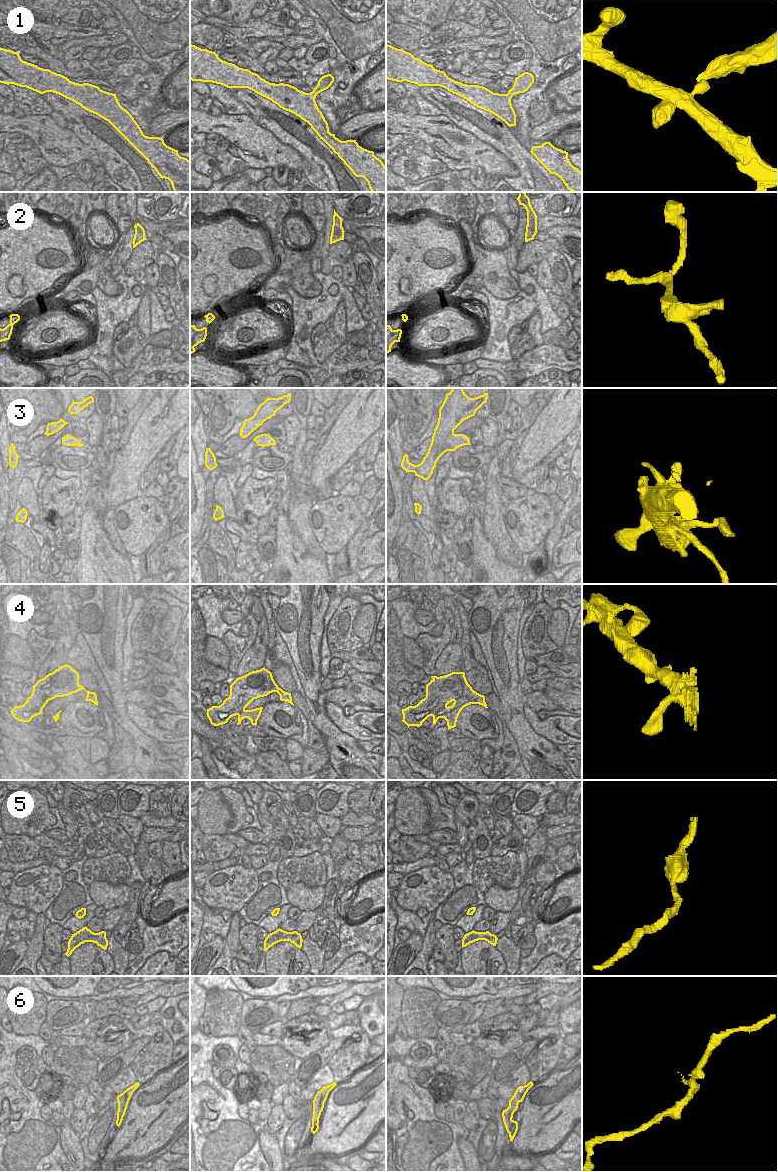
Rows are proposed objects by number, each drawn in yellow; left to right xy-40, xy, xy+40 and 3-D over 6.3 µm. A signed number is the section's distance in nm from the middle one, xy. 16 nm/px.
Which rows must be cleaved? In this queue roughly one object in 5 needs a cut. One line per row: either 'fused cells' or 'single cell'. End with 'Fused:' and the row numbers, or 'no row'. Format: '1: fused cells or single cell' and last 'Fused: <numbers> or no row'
1: single cell
2: fused cells
3: single cell
4: single cell
5: single cell
6: single cell
Fused: 2

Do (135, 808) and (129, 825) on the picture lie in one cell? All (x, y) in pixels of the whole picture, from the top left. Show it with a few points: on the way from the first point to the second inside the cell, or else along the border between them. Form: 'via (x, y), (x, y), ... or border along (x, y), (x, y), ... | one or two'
border along (120, 813), (139, 818) | two

